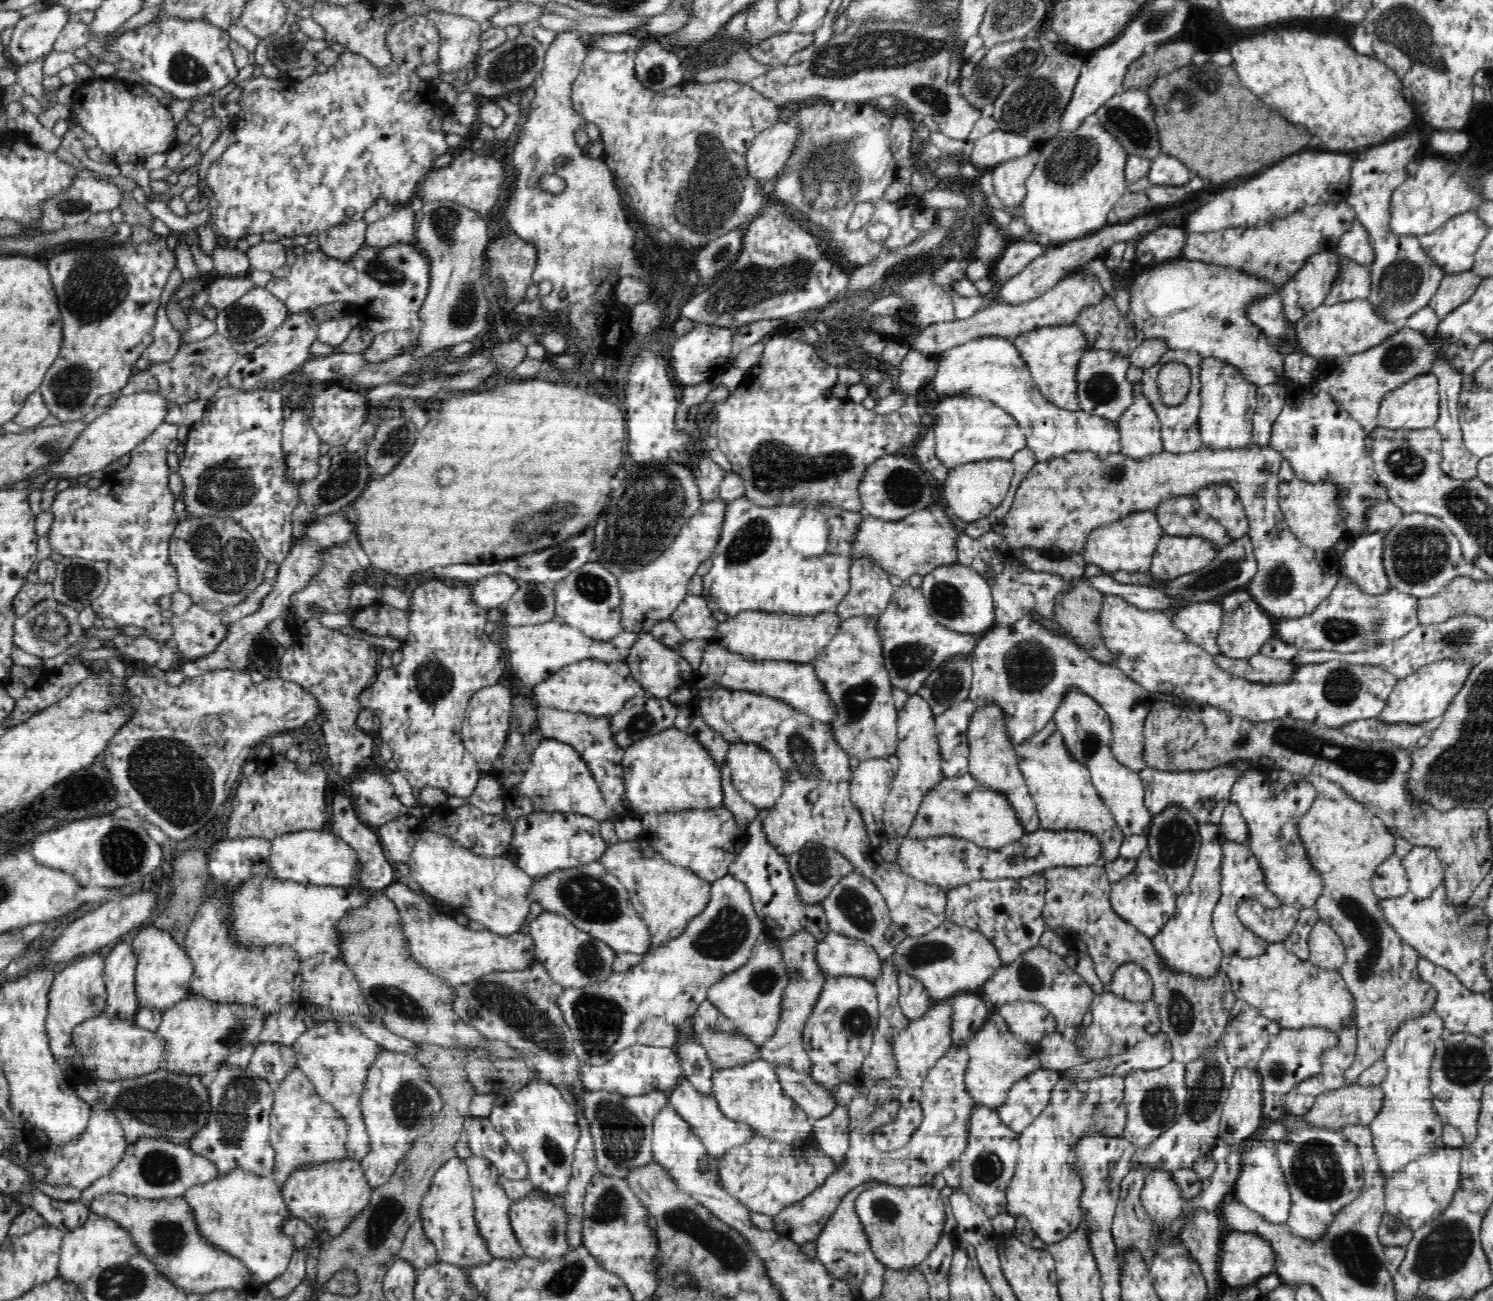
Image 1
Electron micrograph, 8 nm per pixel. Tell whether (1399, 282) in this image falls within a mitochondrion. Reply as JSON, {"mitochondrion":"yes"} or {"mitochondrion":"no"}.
{"mitochondrion":"yes"}

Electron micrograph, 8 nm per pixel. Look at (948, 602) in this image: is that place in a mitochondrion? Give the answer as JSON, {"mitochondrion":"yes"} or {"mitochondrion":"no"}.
{"mitochondrion":"yes"}

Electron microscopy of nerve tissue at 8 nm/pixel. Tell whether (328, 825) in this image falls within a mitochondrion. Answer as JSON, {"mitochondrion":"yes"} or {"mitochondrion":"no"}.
{"mitochondrion":"no"}

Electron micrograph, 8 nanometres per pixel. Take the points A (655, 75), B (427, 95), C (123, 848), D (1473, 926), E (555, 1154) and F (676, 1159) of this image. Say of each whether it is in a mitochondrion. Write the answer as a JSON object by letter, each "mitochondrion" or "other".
{"A":"mitochondrion","B":"other","C":"mitochondrion","D":"mitochondrion","E":"mitochondrion","F":"other"}

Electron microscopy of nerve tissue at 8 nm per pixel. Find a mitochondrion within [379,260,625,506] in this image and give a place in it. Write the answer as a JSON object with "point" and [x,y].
{"point":[463,312]}

